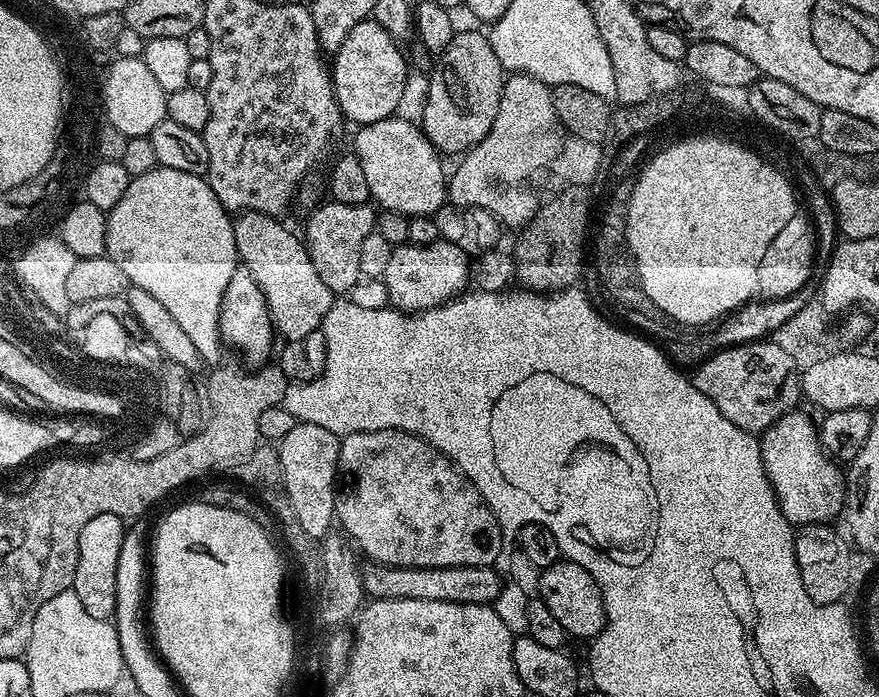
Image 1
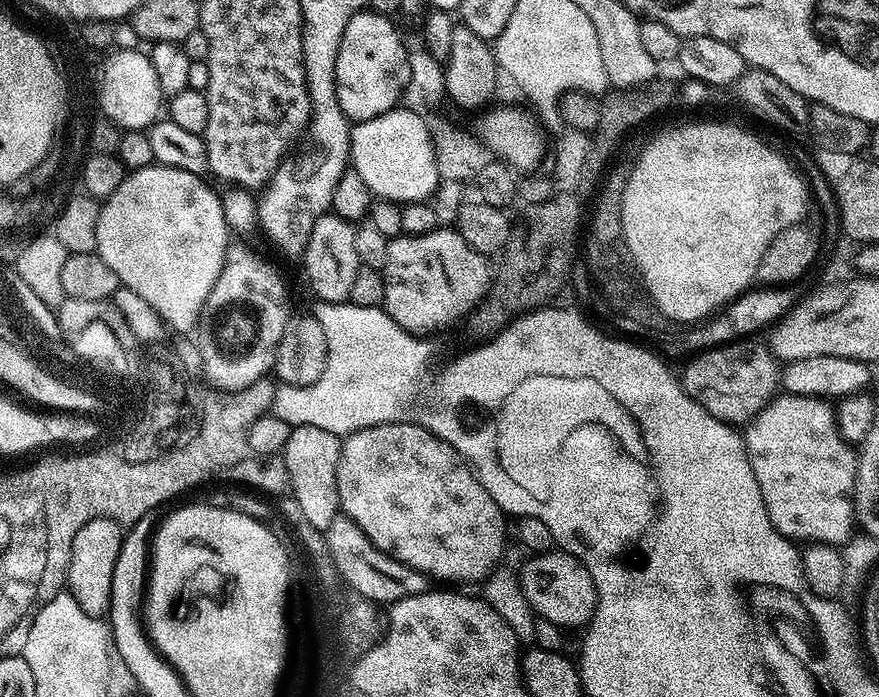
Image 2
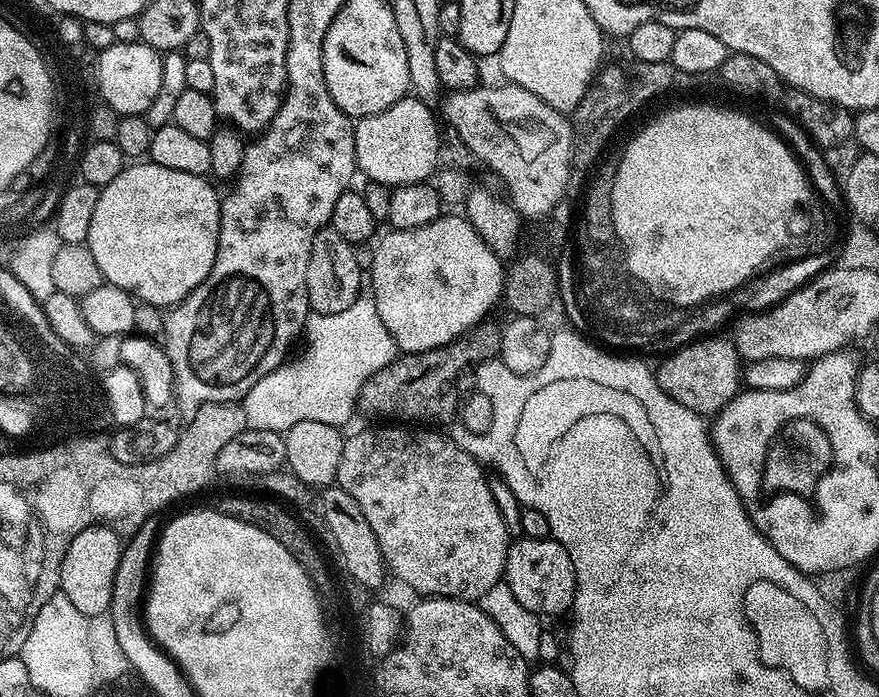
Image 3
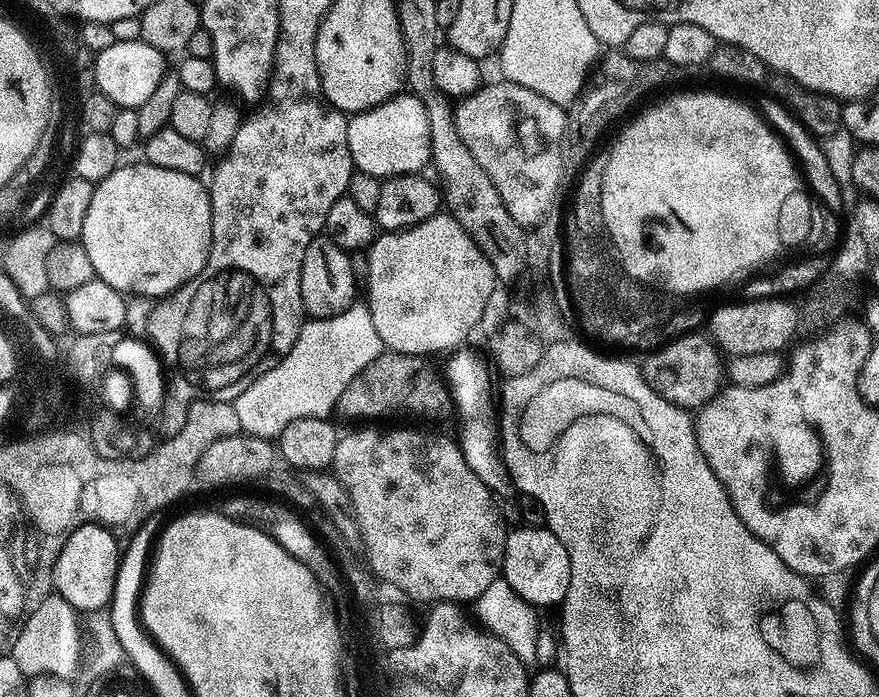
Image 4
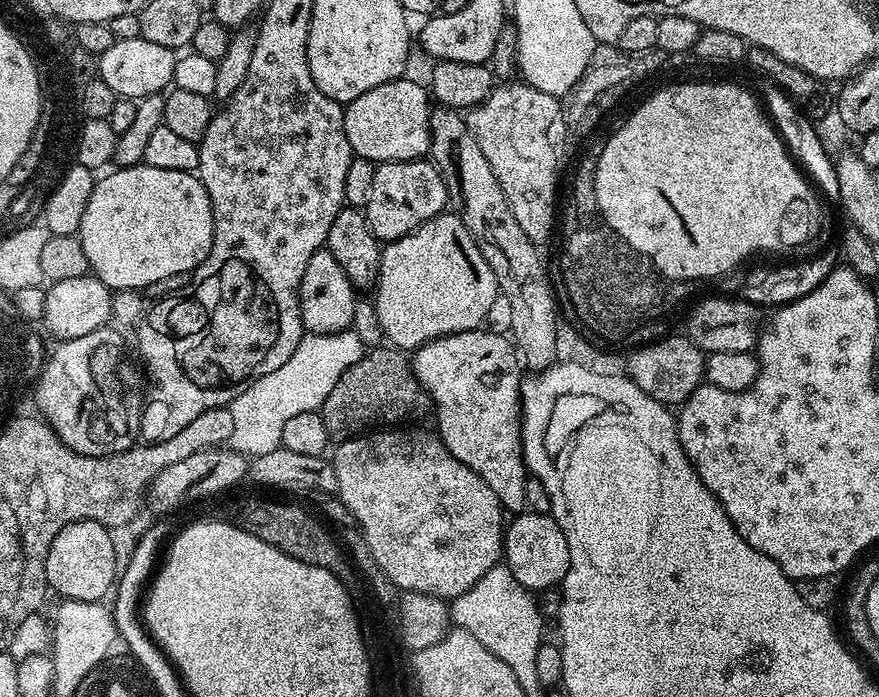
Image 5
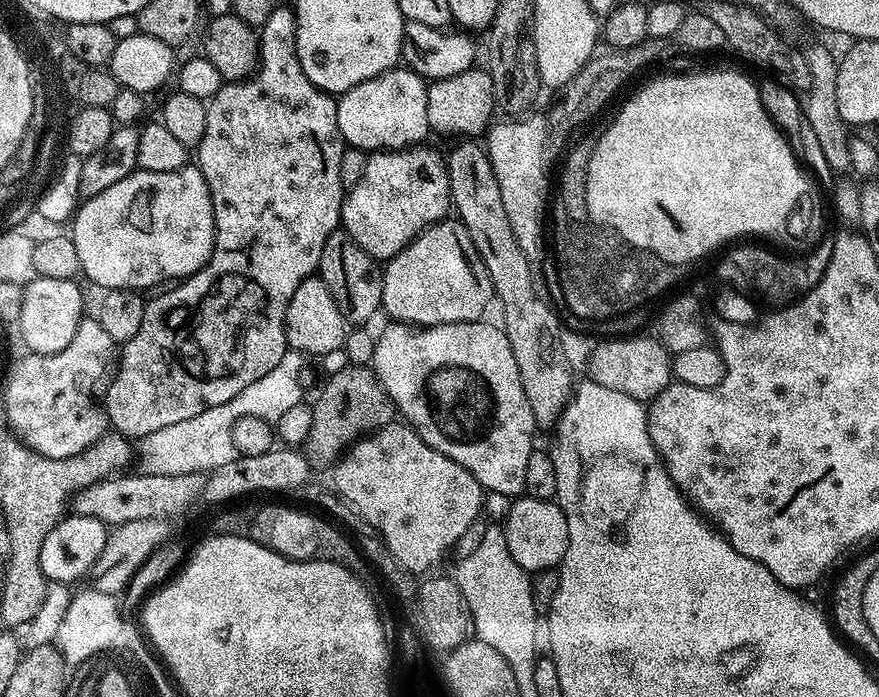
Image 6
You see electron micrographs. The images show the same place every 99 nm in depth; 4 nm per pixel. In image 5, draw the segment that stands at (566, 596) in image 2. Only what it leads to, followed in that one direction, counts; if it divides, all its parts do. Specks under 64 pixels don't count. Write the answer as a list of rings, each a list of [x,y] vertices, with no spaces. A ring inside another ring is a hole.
[[[525,510],[513,515],[504,530],[502,556],[514,578],[533,594],[555,584],[556,587],[563,585],[566,570],[570,570],[570,546],[566,546],[566,534],[562,534],[558,522],[547,512]]]

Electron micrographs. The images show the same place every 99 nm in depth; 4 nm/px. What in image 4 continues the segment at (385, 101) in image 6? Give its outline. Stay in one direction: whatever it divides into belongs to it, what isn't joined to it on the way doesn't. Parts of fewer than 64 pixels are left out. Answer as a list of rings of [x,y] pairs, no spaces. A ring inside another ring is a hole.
[[[411,94],[394,95],[370,110],[355,113],[348,121],[346,138],[353,165],[361,172],[381,178],[423,173],[432,158],[426,106]]]

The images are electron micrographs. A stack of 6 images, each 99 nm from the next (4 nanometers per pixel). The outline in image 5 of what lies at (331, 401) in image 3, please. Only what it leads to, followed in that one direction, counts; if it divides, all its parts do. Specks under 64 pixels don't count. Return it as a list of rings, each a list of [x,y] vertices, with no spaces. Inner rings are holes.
[[[356,330],[334,334],[318,334],[317,332],[306,334],[298,342],[298,350],[294,350],[294,354],[290,354],[290,358],[286,358],[286,362],[282,362],[278,370],[266,374],[266,378],[262,378],[259,384],[252,385],[249,391],[238,394],[238,398],[232,400],[230,407],[234,416],[234,432],[230,447],[249,458],[270,454],[270,450],[281,447],[280,439],[286,422],[290,422],[290,418],[296,417],[297,414],[323,409],[330,390],[334,390],[334,382],[338,382],[338,378],[342,378],[342,374],[346,374],[346,370],[350,370],[350,366],[354,366],[354,362],[358,362],[365,351],[366,345],[360,341]]]

